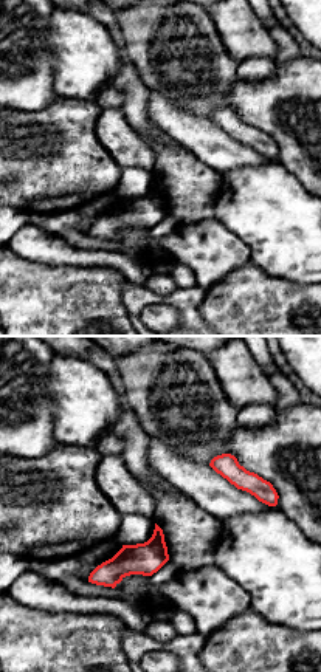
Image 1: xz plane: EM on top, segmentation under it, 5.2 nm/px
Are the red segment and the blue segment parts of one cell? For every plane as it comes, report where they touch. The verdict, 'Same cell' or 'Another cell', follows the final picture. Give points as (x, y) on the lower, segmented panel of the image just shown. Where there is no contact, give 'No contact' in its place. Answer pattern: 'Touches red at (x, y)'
No contact

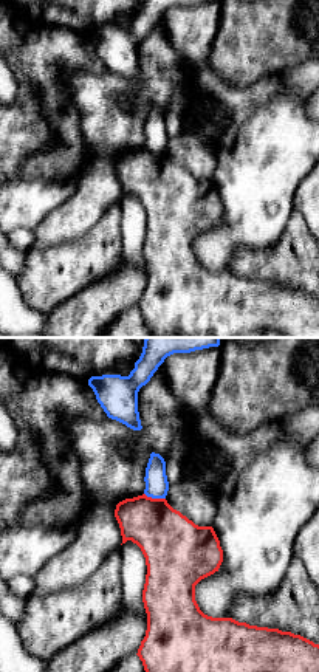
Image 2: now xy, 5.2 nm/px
Touches red at (155, 499)

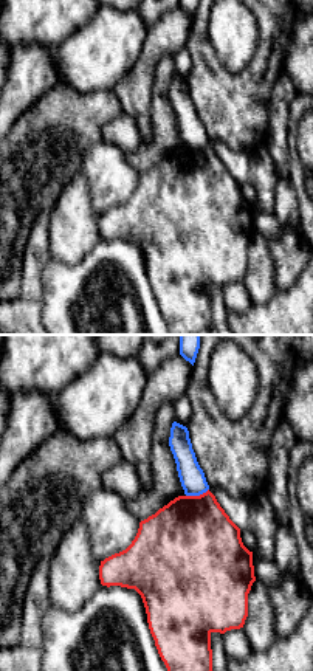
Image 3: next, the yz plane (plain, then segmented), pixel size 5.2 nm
Touches red at (197, 496)

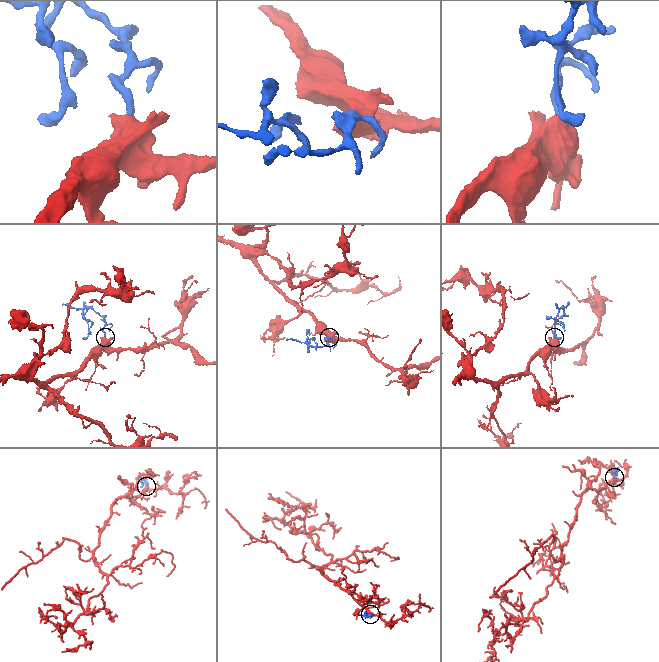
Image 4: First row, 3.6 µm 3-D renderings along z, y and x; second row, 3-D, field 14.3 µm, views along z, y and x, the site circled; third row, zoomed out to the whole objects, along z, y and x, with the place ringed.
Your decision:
Another cell

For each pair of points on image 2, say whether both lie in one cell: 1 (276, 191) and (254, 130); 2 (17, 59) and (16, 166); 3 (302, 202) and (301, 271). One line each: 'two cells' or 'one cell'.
1: one cell
2: one cell
3: two cells

